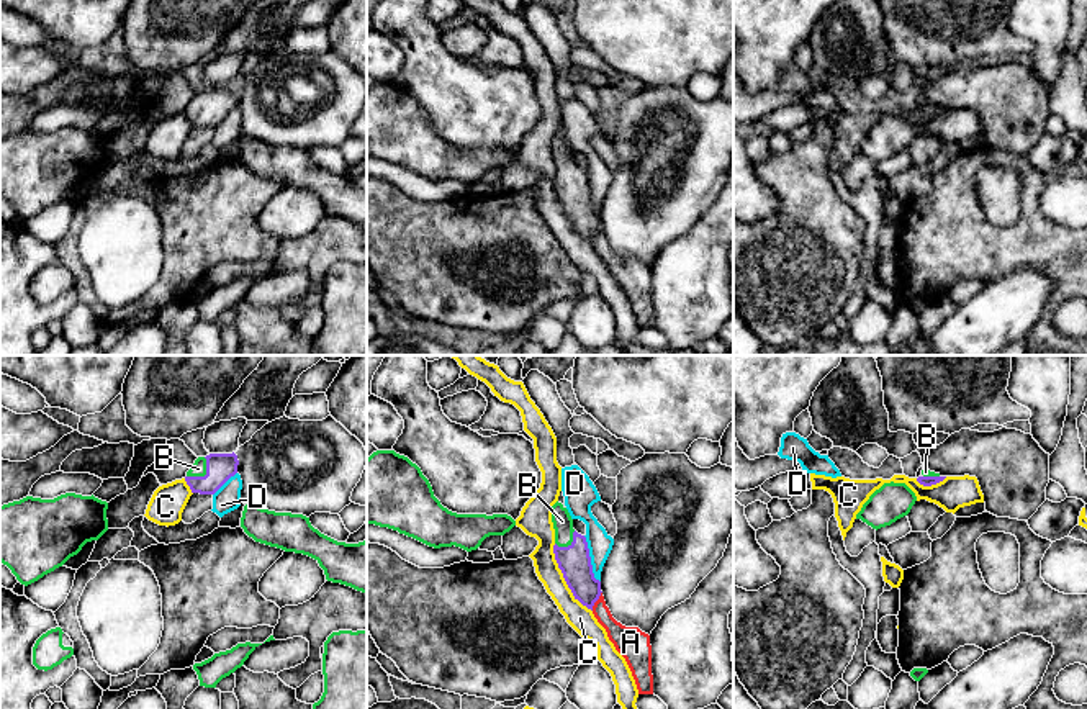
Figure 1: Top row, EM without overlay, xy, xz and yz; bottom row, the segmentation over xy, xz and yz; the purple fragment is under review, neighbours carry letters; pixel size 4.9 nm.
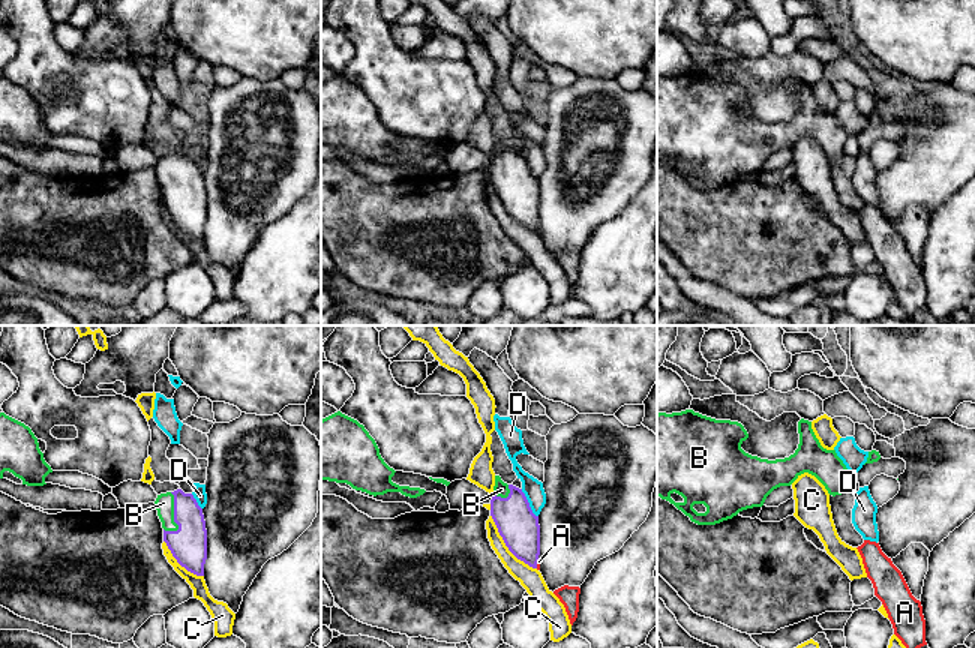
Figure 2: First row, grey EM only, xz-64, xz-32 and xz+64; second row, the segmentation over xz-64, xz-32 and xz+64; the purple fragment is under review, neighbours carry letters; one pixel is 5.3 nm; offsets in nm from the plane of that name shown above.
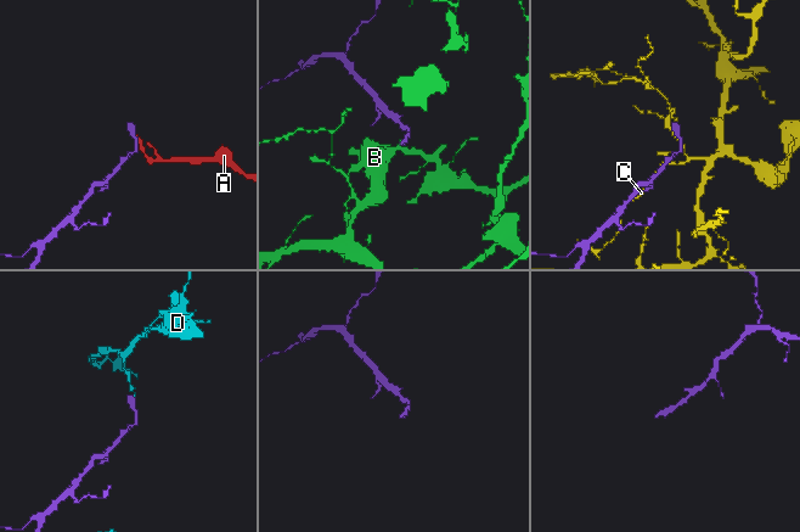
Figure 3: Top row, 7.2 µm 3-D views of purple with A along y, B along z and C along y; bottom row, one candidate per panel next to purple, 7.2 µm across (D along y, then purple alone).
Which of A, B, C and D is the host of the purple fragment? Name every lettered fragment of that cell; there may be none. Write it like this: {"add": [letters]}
{"add": ["B"]}

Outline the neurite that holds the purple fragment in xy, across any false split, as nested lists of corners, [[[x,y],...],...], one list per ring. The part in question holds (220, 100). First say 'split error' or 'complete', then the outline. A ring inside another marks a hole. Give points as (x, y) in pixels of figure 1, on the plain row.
split error; [[[210,87],[198,90],[187,105],[185,115],[192,126],[214,128],[231,110],[237,106],[237,88]]]

